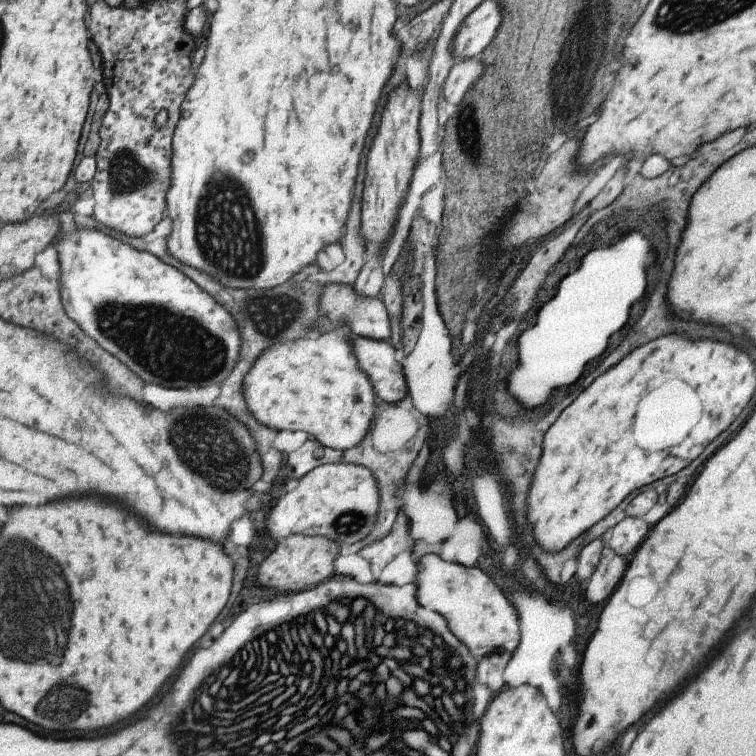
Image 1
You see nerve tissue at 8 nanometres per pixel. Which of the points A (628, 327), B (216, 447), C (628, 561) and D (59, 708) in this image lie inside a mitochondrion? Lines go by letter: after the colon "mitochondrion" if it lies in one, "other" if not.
A: other
B: mitochondrion
C: other
D: mitochondrion

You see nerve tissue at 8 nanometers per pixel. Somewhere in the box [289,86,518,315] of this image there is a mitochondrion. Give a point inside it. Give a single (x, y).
(468, 140)

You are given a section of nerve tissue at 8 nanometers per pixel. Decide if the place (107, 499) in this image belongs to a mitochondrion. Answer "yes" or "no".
no

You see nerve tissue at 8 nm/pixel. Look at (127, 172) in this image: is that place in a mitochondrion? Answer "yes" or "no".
yes

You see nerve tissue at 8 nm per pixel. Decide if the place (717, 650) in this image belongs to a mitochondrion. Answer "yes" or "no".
no

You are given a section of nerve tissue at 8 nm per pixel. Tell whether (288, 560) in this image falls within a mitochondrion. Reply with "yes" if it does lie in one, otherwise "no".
no

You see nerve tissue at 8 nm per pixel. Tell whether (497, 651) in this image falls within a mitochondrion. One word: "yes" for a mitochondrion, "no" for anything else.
no

